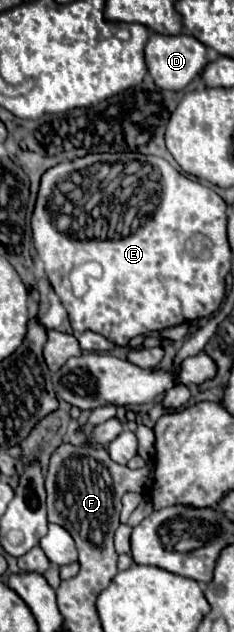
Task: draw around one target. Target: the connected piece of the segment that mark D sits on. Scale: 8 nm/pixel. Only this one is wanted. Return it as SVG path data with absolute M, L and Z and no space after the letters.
M151 33L149 41L145 45L145 61L149 75L153 77L155 85L159 89L169 89L169 91L181 91L185 89L195 75L199 75L205 67L205 45L197 41L191 35L159 35Z

